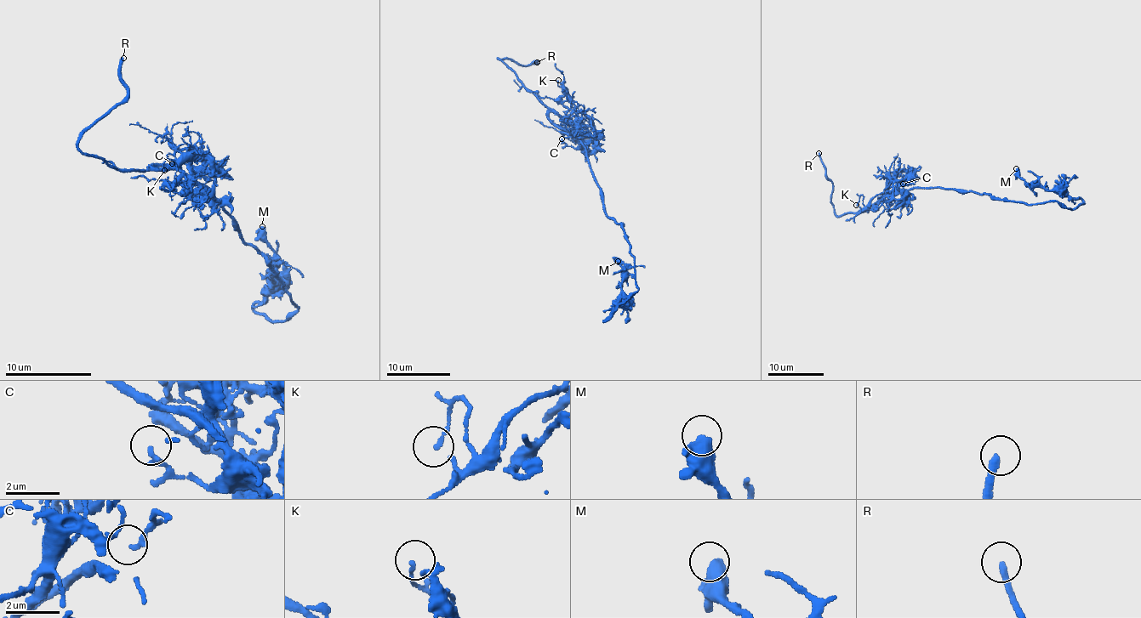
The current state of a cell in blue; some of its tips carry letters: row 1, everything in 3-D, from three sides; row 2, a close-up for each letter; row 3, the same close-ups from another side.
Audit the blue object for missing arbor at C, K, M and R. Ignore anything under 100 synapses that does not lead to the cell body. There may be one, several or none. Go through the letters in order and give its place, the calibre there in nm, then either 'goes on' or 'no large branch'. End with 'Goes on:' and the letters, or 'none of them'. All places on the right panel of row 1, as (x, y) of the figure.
C: (903, 184) | 220 nm | no large branch
K: (856, 205) | 150 nm | no large branch
M: (1016, 168) | 700 nm | no large branch
R: (818, 153) | 260 nm | goes on
Goes on: R

